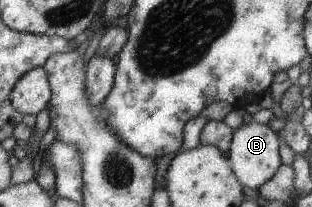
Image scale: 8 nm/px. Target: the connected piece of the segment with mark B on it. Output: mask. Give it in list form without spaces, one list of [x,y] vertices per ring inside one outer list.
[[[255,121],[242,123],[233,130],[233,135],[229,144],[229,161],[234,176],[241,186],[248,188],[258,188],[272,175],[281,165],[279,157],[279,136],[277,130],[270,128],[266,123],[259,124]]]

